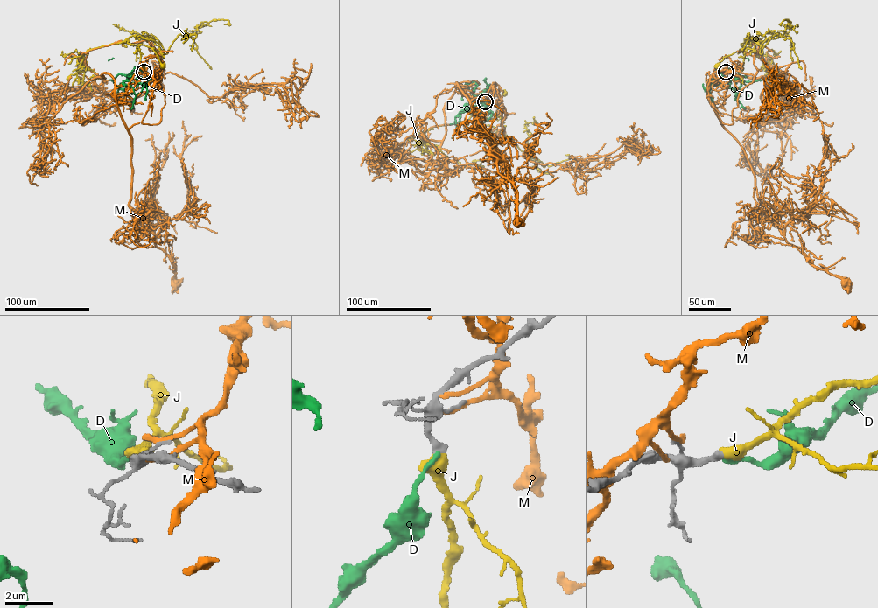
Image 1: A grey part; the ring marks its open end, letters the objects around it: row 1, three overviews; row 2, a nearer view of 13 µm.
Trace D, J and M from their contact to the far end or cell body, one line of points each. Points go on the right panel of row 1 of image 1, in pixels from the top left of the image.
D: (726, 72), (732, 69), (742, 80), (741, 86), (732, 88), (708, 84), (707, 89), (715, 109)
J: (726, 72), (743, 66), (743, 45), (741, 49), (724, 57), (717, 66)
M: (724, 71), (716, 79), (717, 84), (708, 87), (707, 97), (744, 151), (763, 214), (812, 264), (846, 284)

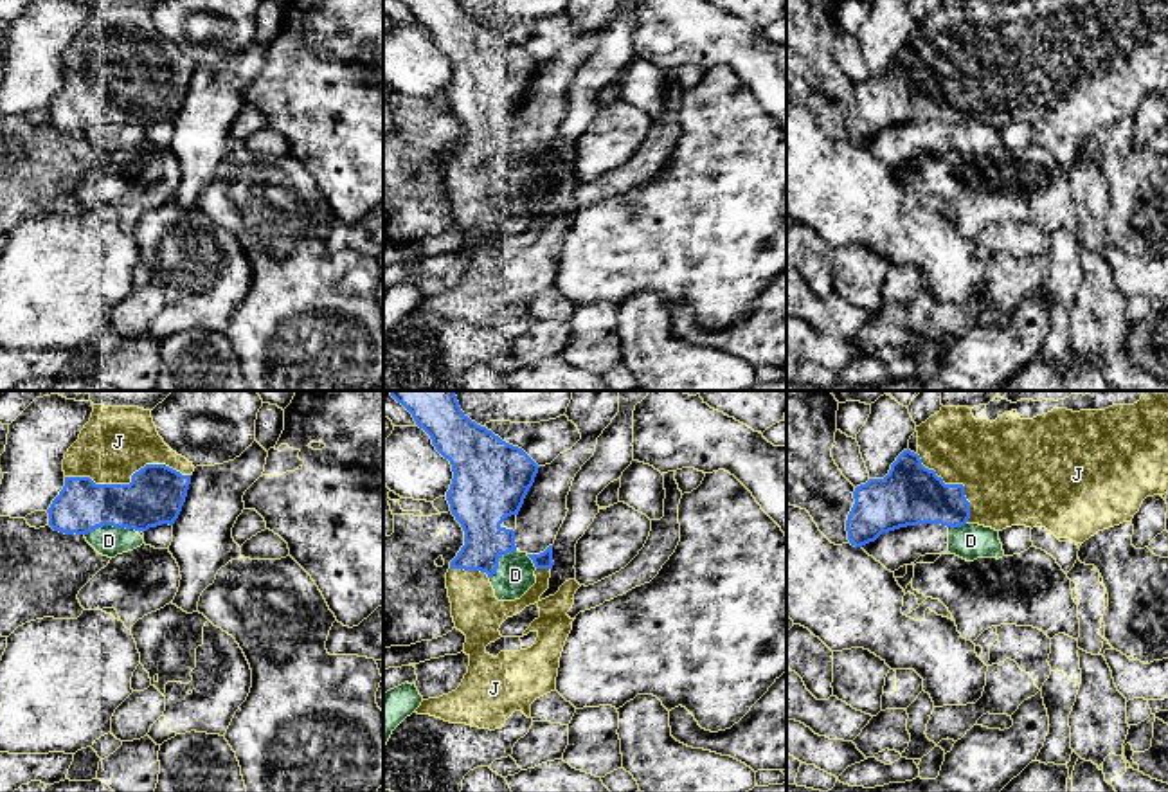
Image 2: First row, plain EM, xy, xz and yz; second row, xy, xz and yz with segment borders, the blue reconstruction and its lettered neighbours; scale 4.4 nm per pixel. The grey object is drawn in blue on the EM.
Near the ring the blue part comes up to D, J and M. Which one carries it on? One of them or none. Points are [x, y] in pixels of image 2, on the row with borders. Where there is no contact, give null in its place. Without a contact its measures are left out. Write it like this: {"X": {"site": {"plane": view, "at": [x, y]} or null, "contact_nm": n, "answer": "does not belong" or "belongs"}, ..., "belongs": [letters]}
{"D": {"site": {"plane": "xy", "at": [110, 524]}, "contact_nm": 240, "answer": "does not belong"}, "J": {"site": {"plane": "xy", "at": [130, 483]}, "contact_nm": 550, "answer": "belongs"}, "M": {"site": null, "answer": "does not belong"}, "belongs": ["J"]}

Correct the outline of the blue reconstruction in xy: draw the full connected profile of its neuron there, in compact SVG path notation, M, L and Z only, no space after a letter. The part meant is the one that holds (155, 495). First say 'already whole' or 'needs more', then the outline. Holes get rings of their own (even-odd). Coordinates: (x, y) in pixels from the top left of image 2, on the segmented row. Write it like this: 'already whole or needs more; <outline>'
needs more; M94 405L63 472L65 486L47 509L54 531L88 535L113 526L144 533L175 524L194 466L164 443L151 410Z

